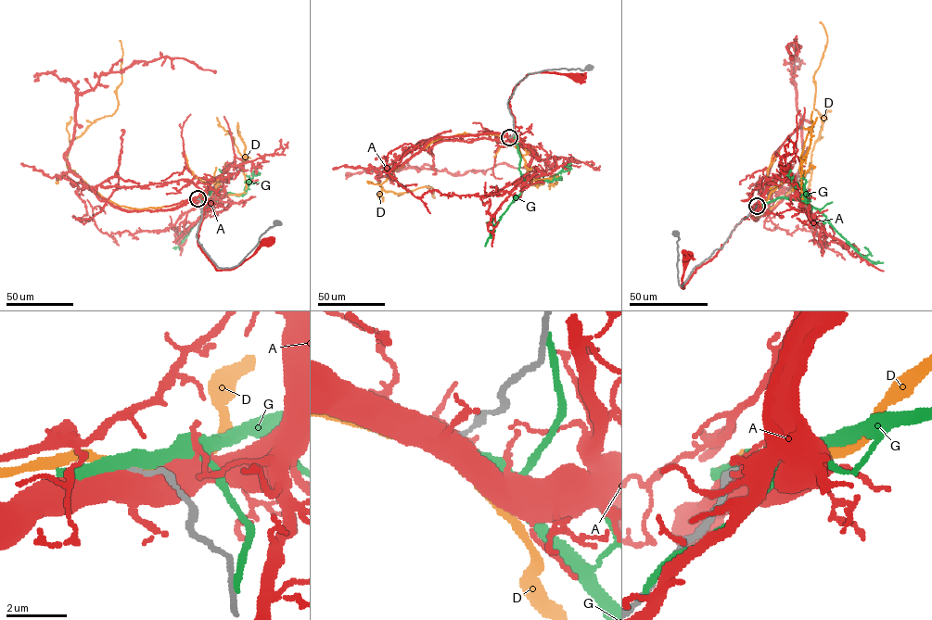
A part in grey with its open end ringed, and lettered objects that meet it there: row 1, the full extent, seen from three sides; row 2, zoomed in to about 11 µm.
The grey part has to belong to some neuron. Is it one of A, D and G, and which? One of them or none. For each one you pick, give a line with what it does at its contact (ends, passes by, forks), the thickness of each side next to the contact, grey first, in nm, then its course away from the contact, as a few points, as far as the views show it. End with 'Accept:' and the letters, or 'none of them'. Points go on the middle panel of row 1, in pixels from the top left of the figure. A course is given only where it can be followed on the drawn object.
D: it passes by; calibres 130 and 240 nm; course (509, 137), (463, 133), (441, 137), (378, 183), (385, 191), (396, 194), (429, 186), (434, 197), (431, 191)
Accept: D

